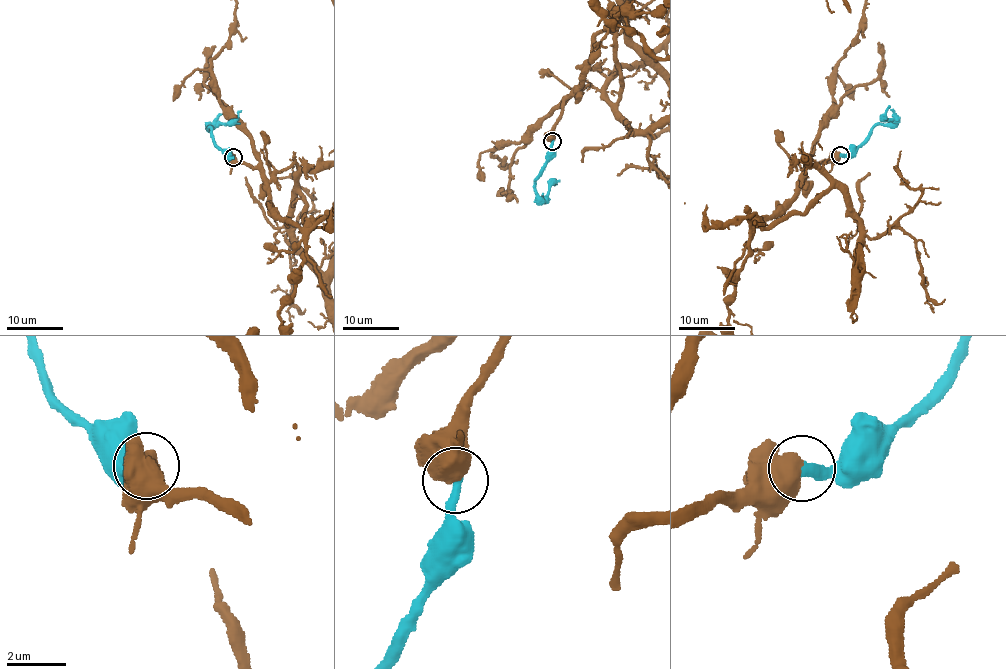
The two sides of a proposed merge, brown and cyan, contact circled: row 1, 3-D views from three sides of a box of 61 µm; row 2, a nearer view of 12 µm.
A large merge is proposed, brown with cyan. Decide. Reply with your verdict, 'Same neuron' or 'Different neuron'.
Same neuron

